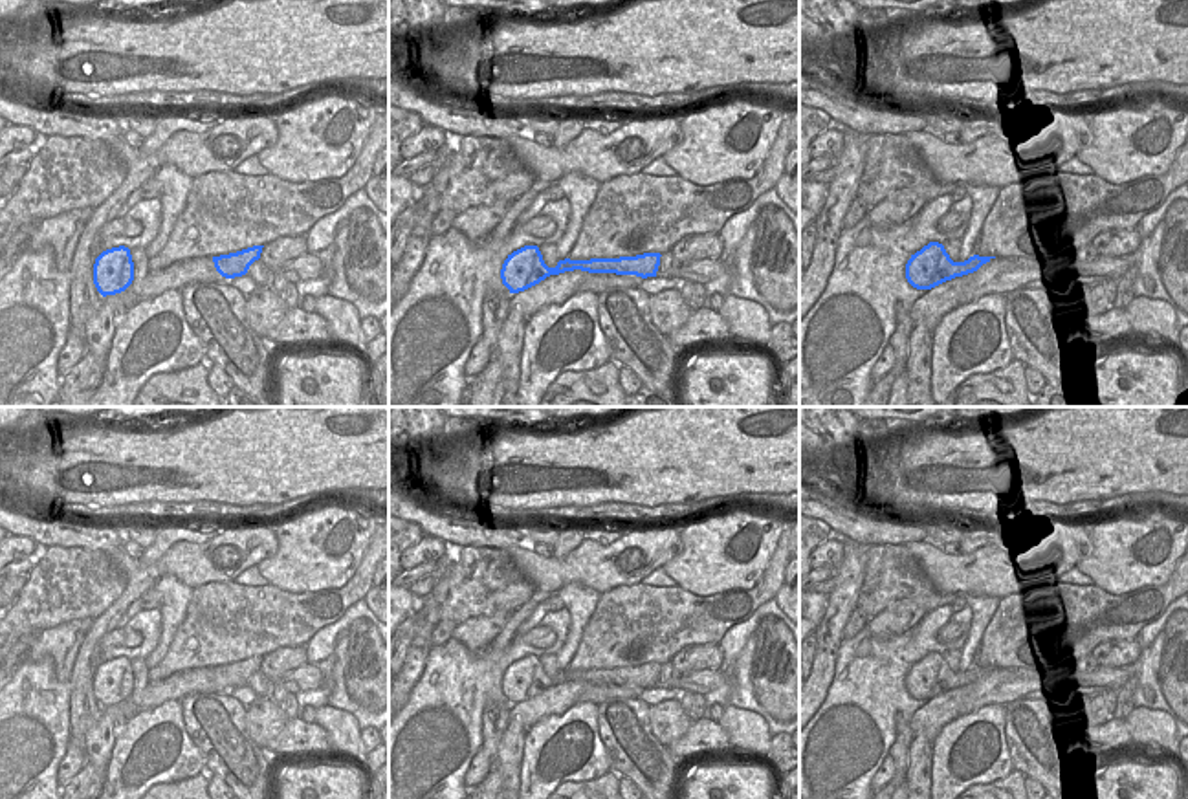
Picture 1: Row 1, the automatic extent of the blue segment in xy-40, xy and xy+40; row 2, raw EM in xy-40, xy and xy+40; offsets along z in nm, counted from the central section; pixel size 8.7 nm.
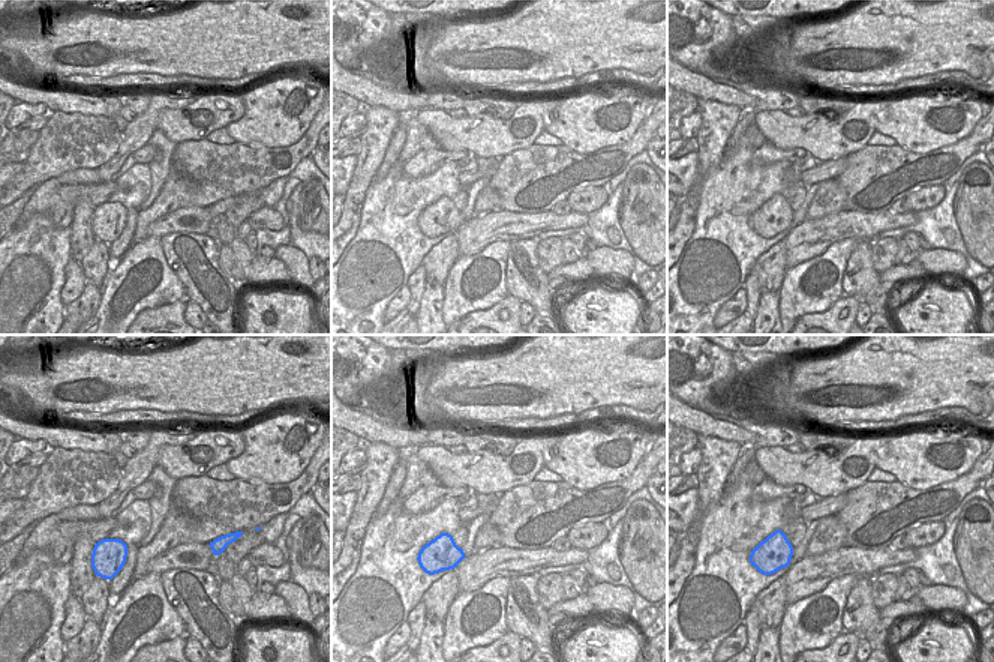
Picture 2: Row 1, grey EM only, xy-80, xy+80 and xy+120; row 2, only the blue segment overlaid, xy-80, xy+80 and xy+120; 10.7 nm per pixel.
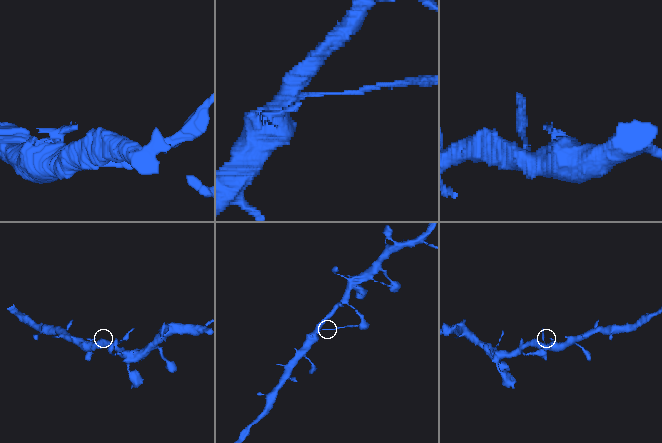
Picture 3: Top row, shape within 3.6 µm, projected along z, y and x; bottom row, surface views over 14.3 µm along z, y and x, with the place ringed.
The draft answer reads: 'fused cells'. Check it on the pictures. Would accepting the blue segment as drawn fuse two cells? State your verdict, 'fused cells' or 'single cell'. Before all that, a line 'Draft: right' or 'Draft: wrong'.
Draft: right
fused cells

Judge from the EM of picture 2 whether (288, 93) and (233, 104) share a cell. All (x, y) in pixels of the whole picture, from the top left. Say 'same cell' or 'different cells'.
different cells

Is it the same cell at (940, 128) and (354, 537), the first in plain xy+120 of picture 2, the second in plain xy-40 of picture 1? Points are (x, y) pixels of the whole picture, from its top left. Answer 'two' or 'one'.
one

